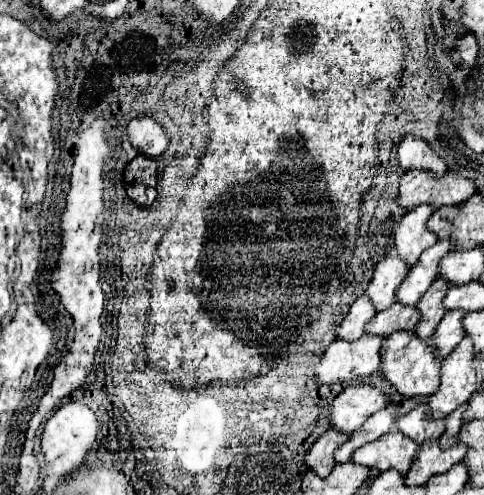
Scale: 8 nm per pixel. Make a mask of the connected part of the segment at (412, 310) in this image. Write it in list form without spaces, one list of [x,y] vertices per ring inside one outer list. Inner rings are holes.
[[[392,303],[390,309],[376,313],[368,327],[364,327],[366,335],[382,335],[388,337],[394,331],[414,331],[420,315],[416,307],[404,307],[400,303]]]

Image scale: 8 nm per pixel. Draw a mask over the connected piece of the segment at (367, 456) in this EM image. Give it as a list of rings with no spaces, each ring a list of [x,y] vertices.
[[[388,433],[376,441],[370,441],[352,453],[352,461],[370,469],[388,471],[396,469],[406,475],[412,459],[418,451],[418,445],[402,433]]]

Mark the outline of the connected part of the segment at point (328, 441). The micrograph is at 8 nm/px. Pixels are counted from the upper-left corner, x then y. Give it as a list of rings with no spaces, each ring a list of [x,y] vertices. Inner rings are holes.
[[[326,431],[308,451],[306,451],[306,455],[304,455],[304,465],[310,469],[310,471],[314,471],[316,475],[320,475],[320,477],[324,477],[324,475],[328,475],[330,471],[332,471],[332,467],[334,467],[334,457],[332,457],[332,453],[334,453],[334,449],[340,445],[340,443],[344,443],[348,439],[348,435],[342,435],[342,433],[336,433],[336,431]]]

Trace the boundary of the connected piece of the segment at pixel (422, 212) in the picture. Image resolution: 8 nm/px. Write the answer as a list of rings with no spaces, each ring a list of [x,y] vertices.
[[[428,205],[408,211],[394,233],[394,251],[400,255],[400,259],[404,259],[404,263],[408,263],[410,269],[416,265],[422,251],[438,241],[438,237],[426,229],[426,221],[432,213],[434,209]]]

